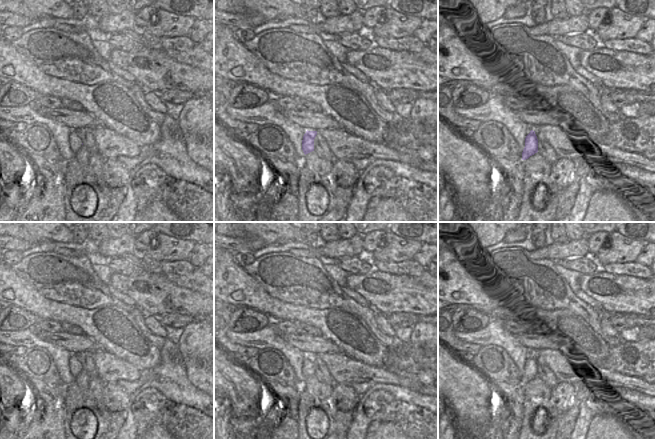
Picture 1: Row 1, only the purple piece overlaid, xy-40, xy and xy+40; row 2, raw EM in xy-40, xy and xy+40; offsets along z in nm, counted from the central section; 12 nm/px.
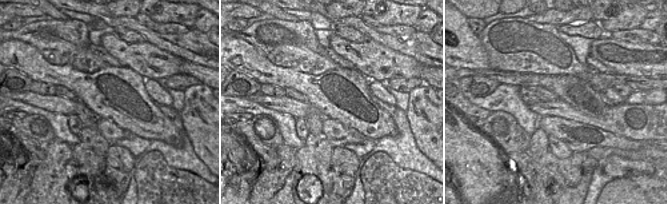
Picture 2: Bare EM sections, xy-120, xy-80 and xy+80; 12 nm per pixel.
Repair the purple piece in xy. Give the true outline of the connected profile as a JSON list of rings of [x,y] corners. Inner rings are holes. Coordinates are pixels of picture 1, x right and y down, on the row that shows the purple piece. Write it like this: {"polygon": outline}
{"polygon": [[[306,131],[302,140],[302,150],[304,154],[308,154],[314,151],[314,139],[317,135],[317,131]]]}

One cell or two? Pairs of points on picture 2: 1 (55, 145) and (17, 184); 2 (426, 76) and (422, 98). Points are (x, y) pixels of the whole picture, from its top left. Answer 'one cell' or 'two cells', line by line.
1: two cells
2: two cells

